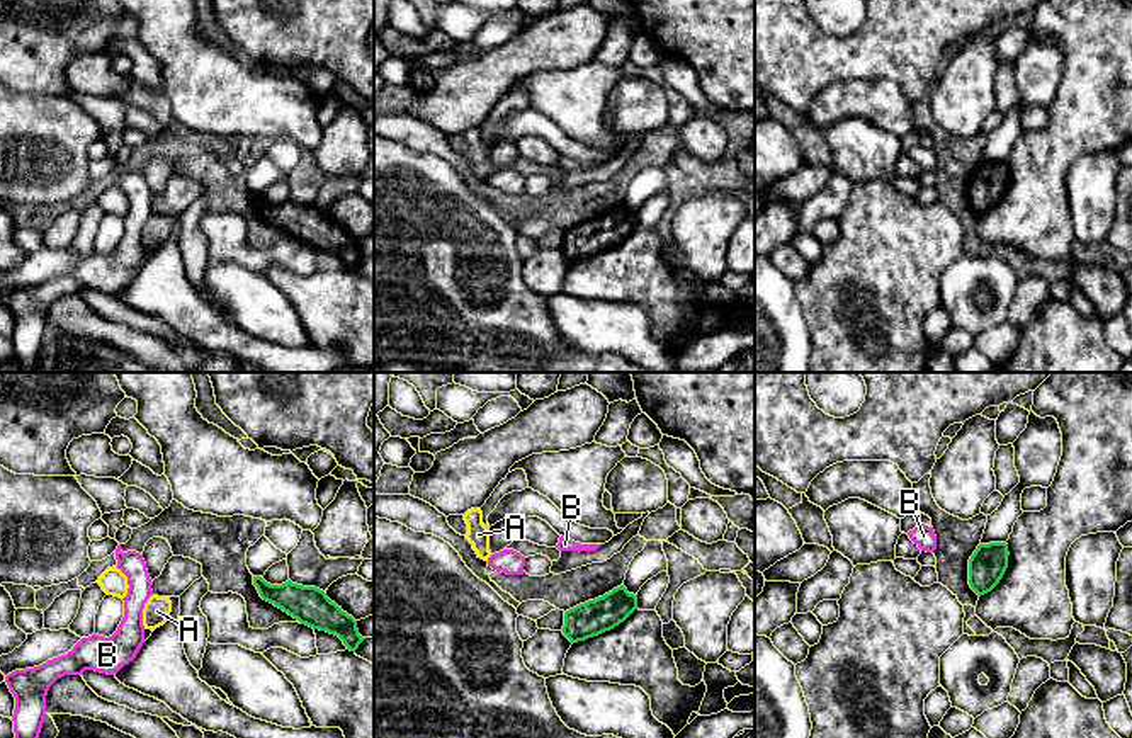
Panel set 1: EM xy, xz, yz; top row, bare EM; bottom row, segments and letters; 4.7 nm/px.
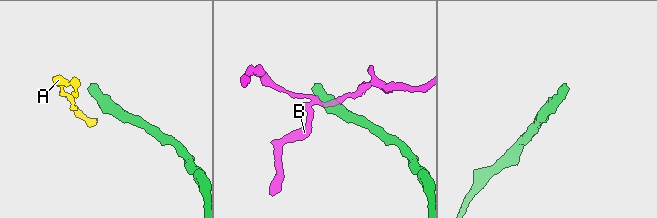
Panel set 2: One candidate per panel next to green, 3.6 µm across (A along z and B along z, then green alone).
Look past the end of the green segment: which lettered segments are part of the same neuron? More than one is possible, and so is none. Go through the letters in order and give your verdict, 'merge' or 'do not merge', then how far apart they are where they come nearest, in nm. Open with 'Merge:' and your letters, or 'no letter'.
Merge: no letter
A: do not merge; 400 nm apart
B: do not merge; 170 nm apart

